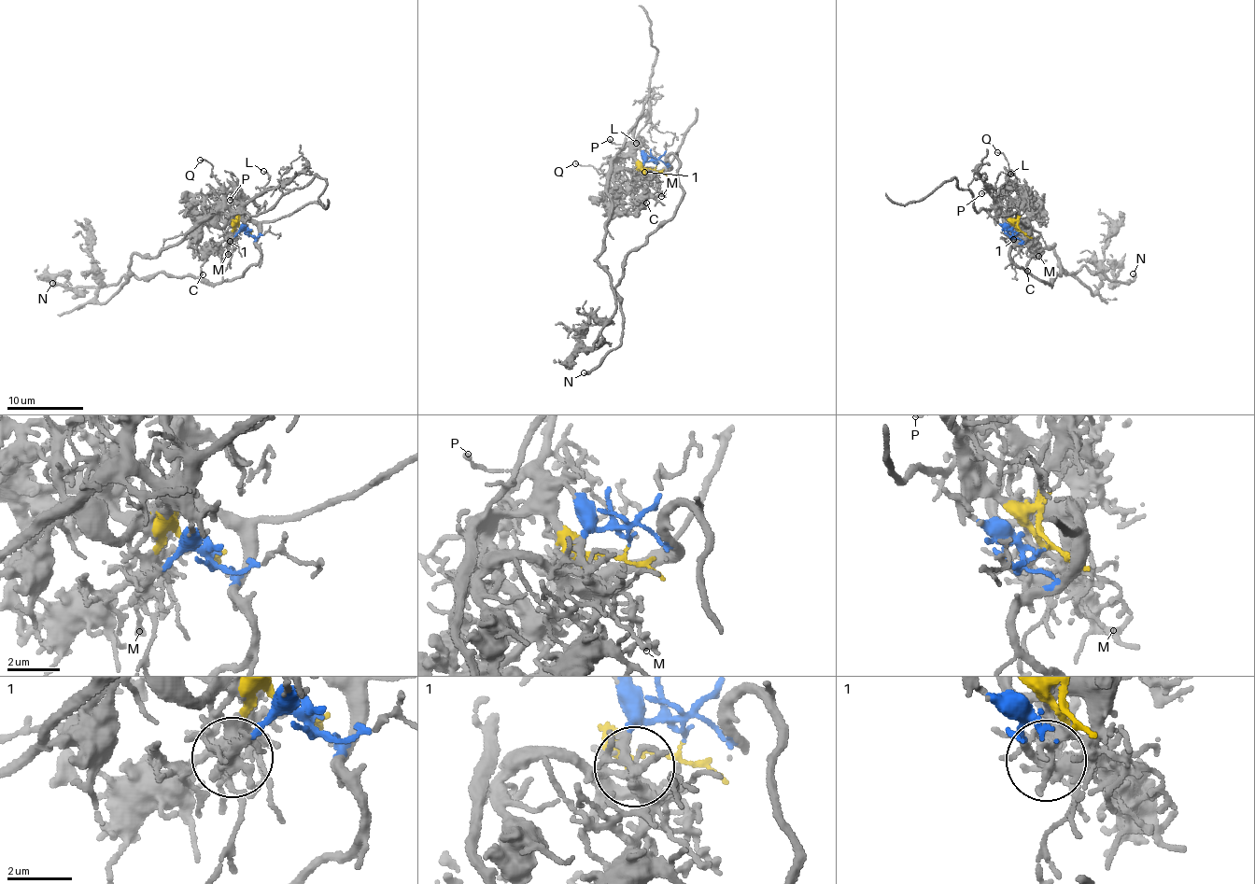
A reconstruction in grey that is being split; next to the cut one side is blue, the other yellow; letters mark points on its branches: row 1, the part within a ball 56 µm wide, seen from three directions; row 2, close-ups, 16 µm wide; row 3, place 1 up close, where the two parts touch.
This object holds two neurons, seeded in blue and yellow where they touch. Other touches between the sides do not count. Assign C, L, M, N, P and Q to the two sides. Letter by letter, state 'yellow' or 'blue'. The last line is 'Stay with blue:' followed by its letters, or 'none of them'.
C: blue
L: yellow
M: blue
N: blue
P: yellow
Q: yellow
Stay with blue: C, M, N

